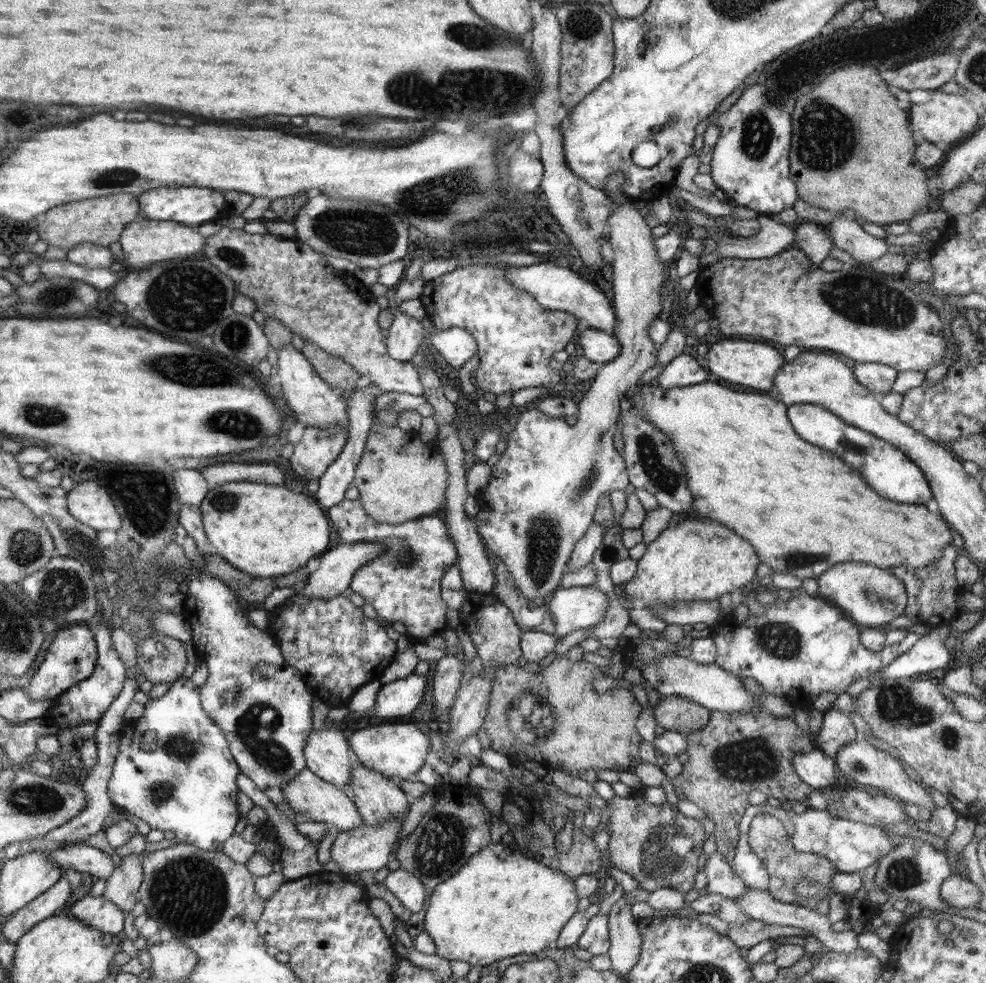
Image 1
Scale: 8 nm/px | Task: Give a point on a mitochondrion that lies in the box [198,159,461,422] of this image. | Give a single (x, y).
(363, 233)

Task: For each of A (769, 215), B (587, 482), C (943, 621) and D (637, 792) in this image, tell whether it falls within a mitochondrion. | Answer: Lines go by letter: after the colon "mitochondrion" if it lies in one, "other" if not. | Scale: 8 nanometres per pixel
A: other
B: mitochondrion
C: other
D: other

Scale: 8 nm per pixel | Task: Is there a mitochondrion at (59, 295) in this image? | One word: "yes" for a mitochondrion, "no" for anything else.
yes

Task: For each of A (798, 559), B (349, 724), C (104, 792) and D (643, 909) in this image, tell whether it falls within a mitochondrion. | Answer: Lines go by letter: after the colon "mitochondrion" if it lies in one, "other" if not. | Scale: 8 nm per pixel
A: mitochondrion
B: other
C: other
D: other

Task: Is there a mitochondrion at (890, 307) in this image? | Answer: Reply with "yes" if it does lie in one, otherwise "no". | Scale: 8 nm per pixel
yes

